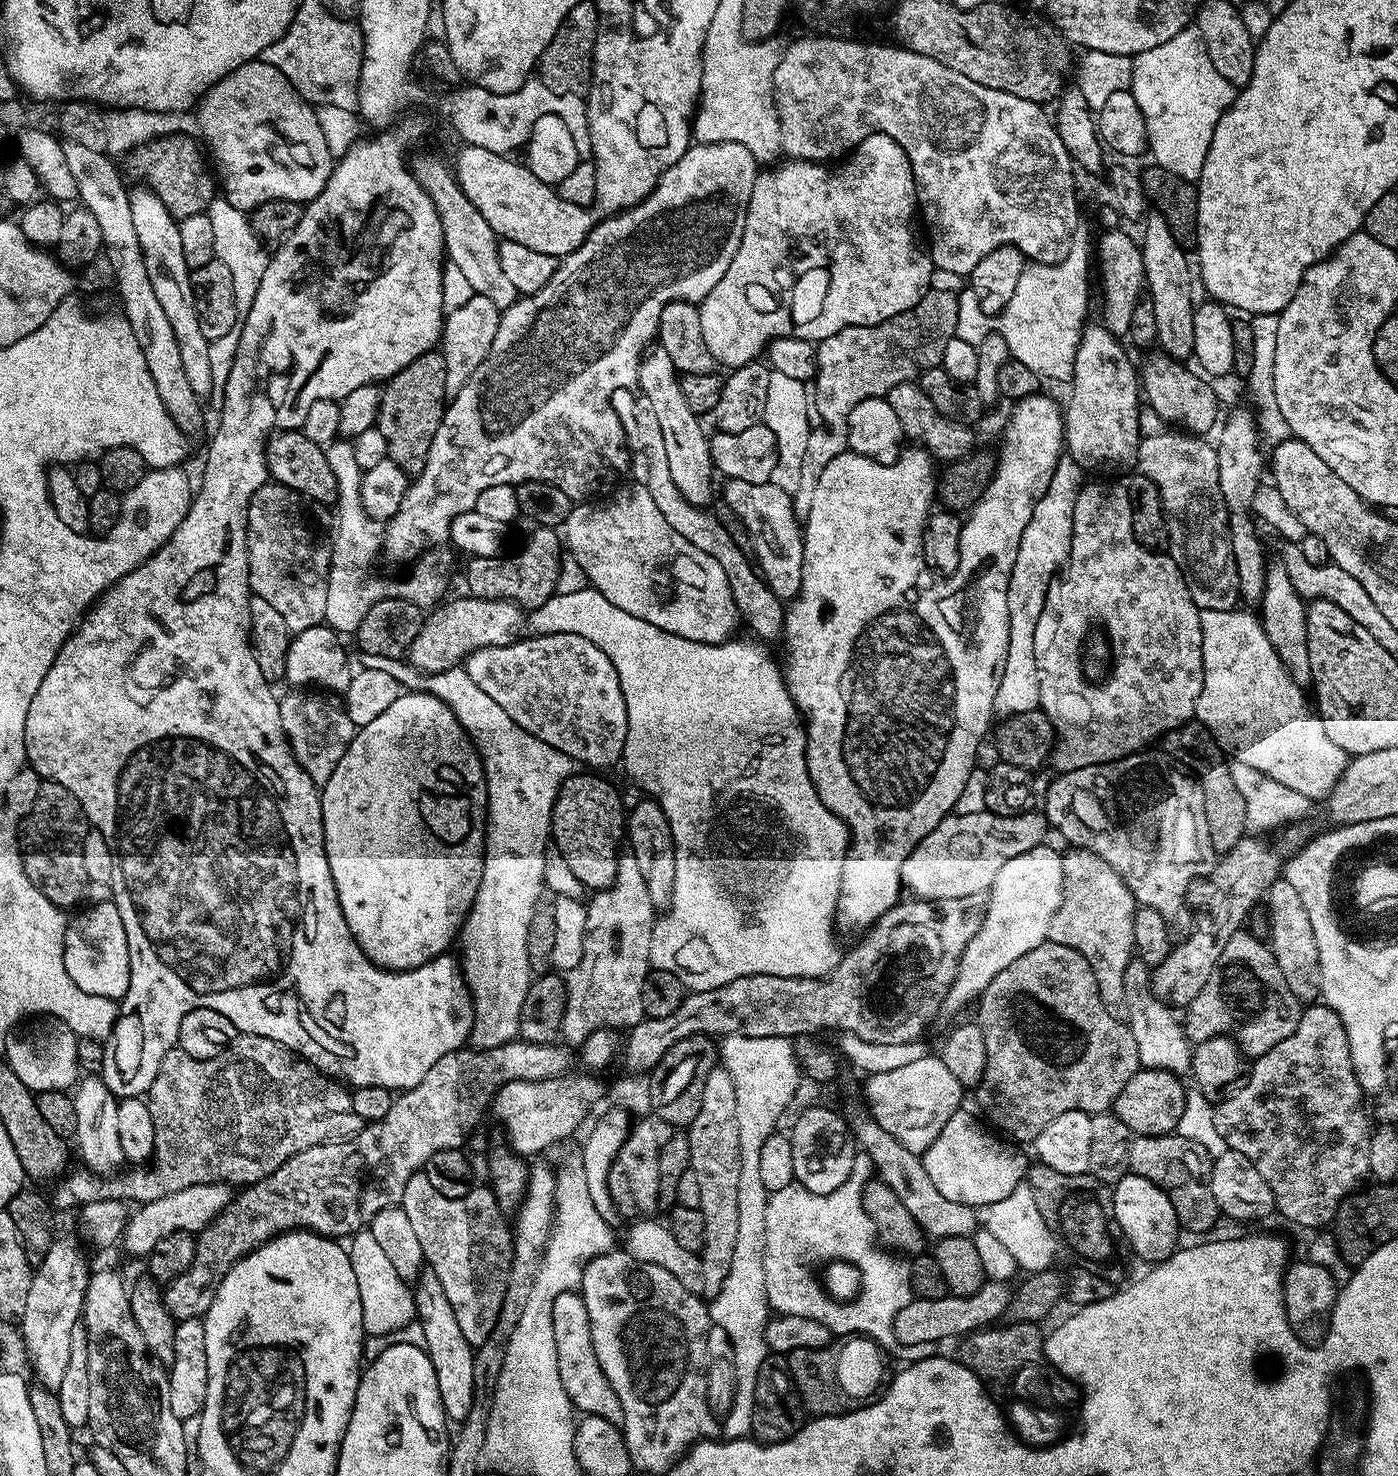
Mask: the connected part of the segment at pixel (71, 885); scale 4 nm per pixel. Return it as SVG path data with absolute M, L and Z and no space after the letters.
M53 780L43 781L33 806L19 821L18 847L24 857L26 878L30 878L37 890L61 910L75 909L84 891L89 891L86 866L82 863L82 846L89 830L88 817L78 798L74 798L66 786L58 786Z

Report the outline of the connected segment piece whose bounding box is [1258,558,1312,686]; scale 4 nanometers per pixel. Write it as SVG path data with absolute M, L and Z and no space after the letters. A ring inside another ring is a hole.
M1279 558L1267 561L1265 567L1264 593L1258 605L1260 624L1264 627L1266 638L1270 638L1270 646L1274 646L1274 654L1296 679L1297 684L1308 686L1312 683L1312 667L1310 666L1310 650L1306 638L1306 622L1308 613L1305 601L1294 590L1294 582L1290 582L1290 574L1286 574L1286 566Z

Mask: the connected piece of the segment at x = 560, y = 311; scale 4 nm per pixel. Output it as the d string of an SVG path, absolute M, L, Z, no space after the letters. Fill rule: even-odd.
M722 142L721 144L698 144L693 143L686 150L686 154L682 154L682 158L678 162L674 162L674 166L670 166L670 170L666 170L662 174L662 178L654 186L654 190L650 195L632 208L625 208L623 212L617 212L615 216L610 216L601 219L593 228L589 236L584 239L582 246L578 246L578 250L574 250L571 254L563 257L557 263L554 274L546 282L546 286L542 286L537 290L533 296L521 295L512 303L509 308L503 309L500 313L500 321L498 322L498 334L494 334L494 343L490 346L490 354L486 354L486 358L482 358L482 366L478 366L478 370L474 370L474 374L470 374L470 378L466 382L466 386L462 386L462 390L458 390L456 396L451 397L447 401L444 409L444 417L438 426L438 434L434 434L434 442L430 442L430 454L426 454L426 466L422 466L422 470L417 474L414 479L409 483L406 490L406 498L402 498L402 506L398 506L398 514L394 514L392 519L387 521L387 524L382 530L382 540L388 548L396 556L412 556L411 558L419 557L421 554L429 551L433 546L440 546L440 544L449 539L452 523L454 518L458 518L458 514L466 514L467 512L475 509L478 502L478 494L482 494L482 490L487 490L489 486L502 486L503 484L521 484L522 482L530 482L537 480L538 482L550 482L554 486L558 486L558 490L563 490L573 502L583 501L585 498L592 498L597 495L596 492L599 488L604 488L607 484L615 485L620 475L627 473L630 468L630 453L628 451L628 439L624 433L624 424L618 418L618 414L612 405L612 395L614 390L619 388L632 388L636 384L636 379L639 376L640 361L644 359L646 349L657 339L657 332L659 330L660 319L662 318L662 310L668 303L674 303L675 300L699 302L706 298L706 294L710 294L710 290L714 290L714 286L718 286L719 280L722 279L722 274L726 274L726 266L730 266L730 262L734 258L734 254L738 254L738 242L742 242L742 230L746 226L746 210L750 202L750 194L754 194L754 182L758 175L758 165L754 154L750 154L750 150L746 150L746 146L735 144L734 142Z

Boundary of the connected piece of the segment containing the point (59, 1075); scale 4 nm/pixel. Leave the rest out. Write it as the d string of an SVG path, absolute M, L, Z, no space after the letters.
M41 1017L33 1019L26 1028L21 1027L8 1035L4 1058L14 1074L21 1079L22 1084L35 1093L68 1092L78 1080L78 1039L75 1032L70 1030L60 1019Z

